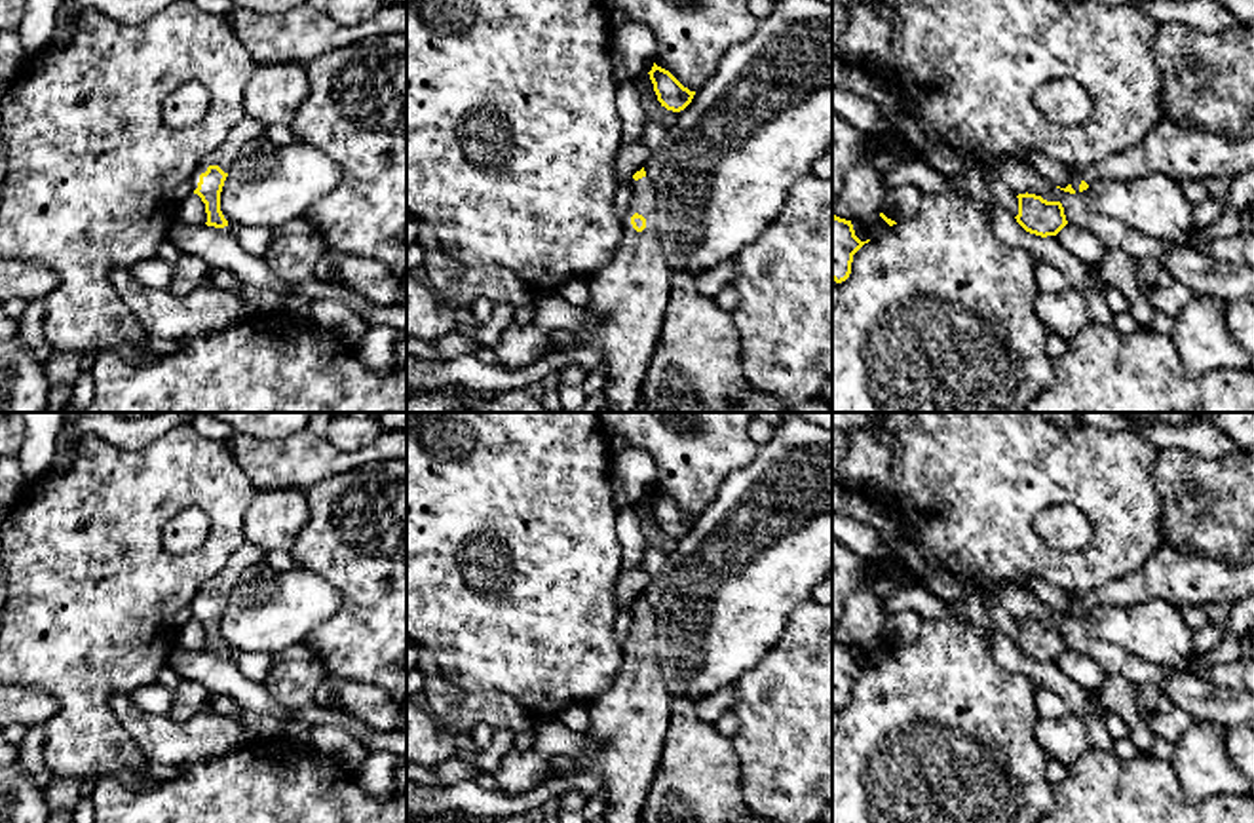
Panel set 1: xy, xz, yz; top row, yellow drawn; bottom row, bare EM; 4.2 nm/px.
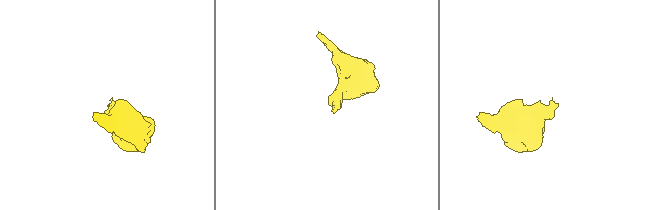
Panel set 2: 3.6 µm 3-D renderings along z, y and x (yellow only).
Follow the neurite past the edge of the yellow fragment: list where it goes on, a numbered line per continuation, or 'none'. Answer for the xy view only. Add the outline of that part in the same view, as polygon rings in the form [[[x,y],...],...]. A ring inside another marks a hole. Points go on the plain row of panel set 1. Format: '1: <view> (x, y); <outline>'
1: xy (247, 554); [[[243,542],[238,549],[232,551],[230,559],[222,566],[222,570],[213,576],[192,599],[194,616],[198,614],[200,601],[207,597],[209,591],[218,591],[224,599],[232,593],[238,582],[247,574],[247,570],[264,561],[264,551],[260,551],[255,544]]]

